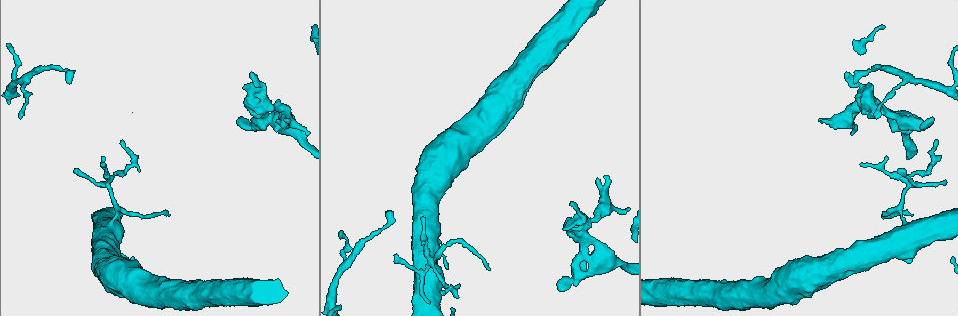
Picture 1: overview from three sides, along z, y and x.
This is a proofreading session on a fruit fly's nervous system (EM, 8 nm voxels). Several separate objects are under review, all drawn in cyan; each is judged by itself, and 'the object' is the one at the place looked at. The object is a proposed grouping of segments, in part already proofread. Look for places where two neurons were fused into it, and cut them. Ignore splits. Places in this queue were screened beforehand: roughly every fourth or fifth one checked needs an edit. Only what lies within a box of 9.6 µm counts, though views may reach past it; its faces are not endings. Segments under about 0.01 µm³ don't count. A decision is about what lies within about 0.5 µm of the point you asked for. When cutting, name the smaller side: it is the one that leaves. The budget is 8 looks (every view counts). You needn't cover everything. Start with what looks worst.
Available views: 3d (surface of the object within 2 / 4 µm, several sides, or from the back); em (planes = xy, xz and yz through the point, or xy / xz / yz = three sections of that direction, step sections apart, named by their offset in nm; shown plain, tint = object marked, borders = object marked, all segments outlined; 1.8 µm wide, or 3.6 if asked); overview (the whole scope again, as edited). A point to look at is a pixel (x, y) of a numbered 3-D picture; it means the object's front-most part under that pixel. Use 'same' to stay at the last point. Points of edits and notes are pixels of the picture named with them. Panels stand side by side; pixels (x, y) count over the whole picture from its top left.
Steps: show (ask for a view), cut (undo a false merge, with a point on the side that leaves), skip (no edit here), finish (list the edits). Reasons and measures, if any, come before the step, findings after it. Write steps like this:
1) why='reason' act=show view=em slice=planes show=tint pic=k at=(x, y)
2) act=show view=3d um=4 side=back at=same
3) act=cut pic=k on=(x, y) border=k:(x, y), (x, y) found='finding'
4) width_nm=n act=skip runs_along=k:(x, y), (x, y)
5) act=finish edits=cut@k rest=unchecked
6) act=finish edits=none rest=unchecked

why='abrupt turn' act=show view=3d um=2 pic=1 at=(268, 105)

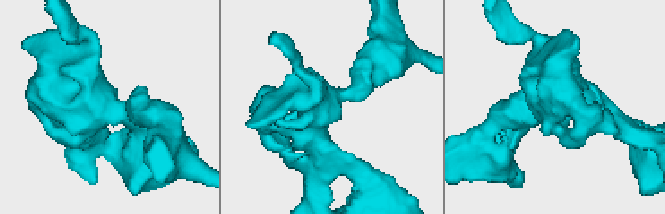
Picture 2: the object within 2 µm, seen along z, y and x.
act=show view=em slice=xz step=8 show=tint pic=2 at=(98, 104)

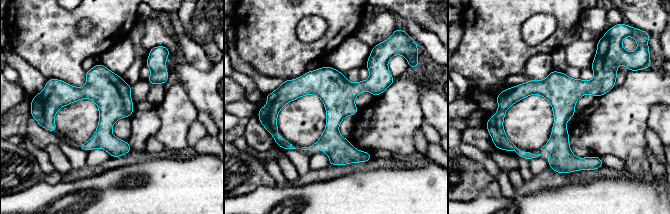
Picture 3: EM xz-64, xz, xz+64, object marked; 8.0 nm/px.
act=skip runs_along=3:(390, 81), (298, 87), (276, 101) found='one neuron here'

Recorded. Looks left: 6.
why='thin neck' act=show view=em slice=planes show=tint pic=1 at=(64, 70)

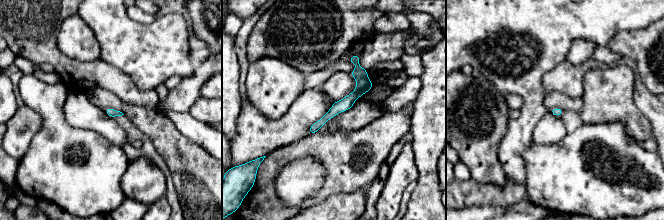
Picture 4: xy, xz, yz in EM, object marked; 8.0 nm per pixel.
act=skip runs_along=4:(357, 57), (360, 89), (312, 131) found='continuous, no second neuron'

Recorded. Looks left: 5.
why='three-way junction' act=show view=3d um=2 pic=1 at=(111, 189)

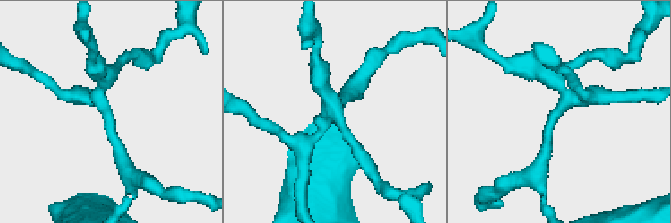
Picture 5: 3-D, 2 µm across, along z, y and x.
act=show view=em slice=planes show=tint pic=5 at=(103, 113)

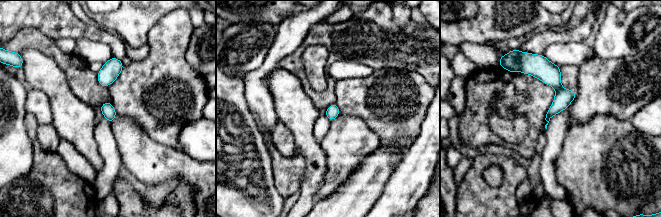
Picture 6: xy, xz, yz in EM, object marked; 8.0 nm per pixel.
act=skip found='continuous, no second neuron'

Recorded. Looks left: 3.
act=finish edits=none rest=unchecked

